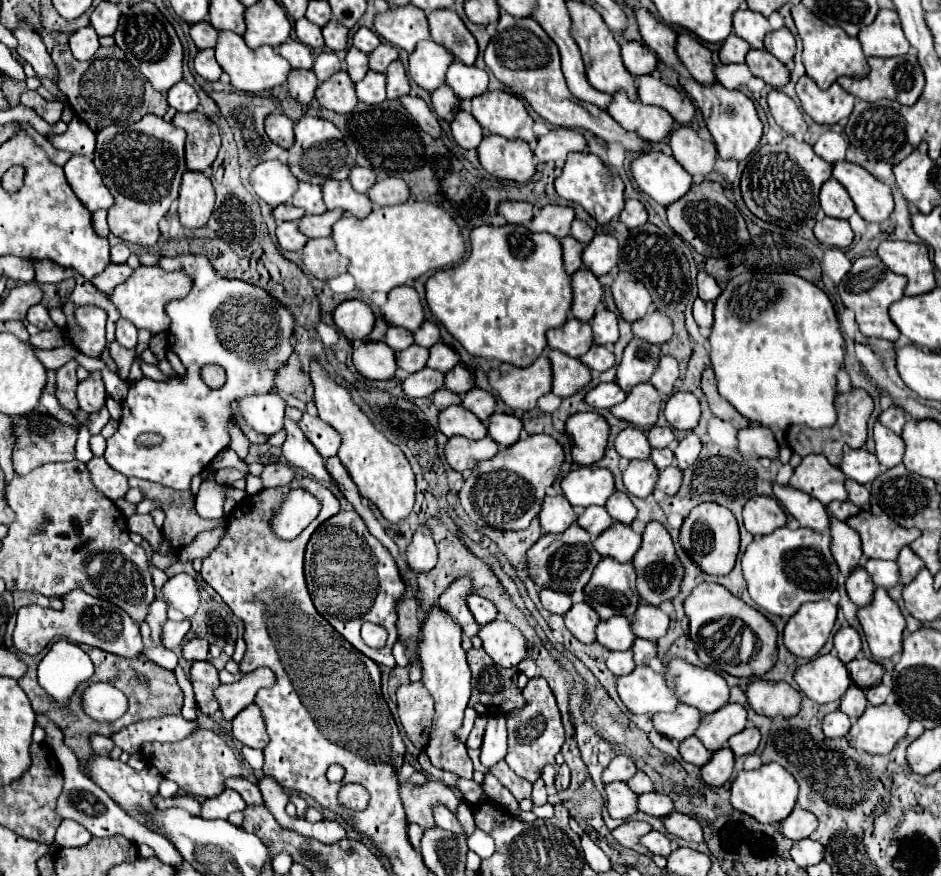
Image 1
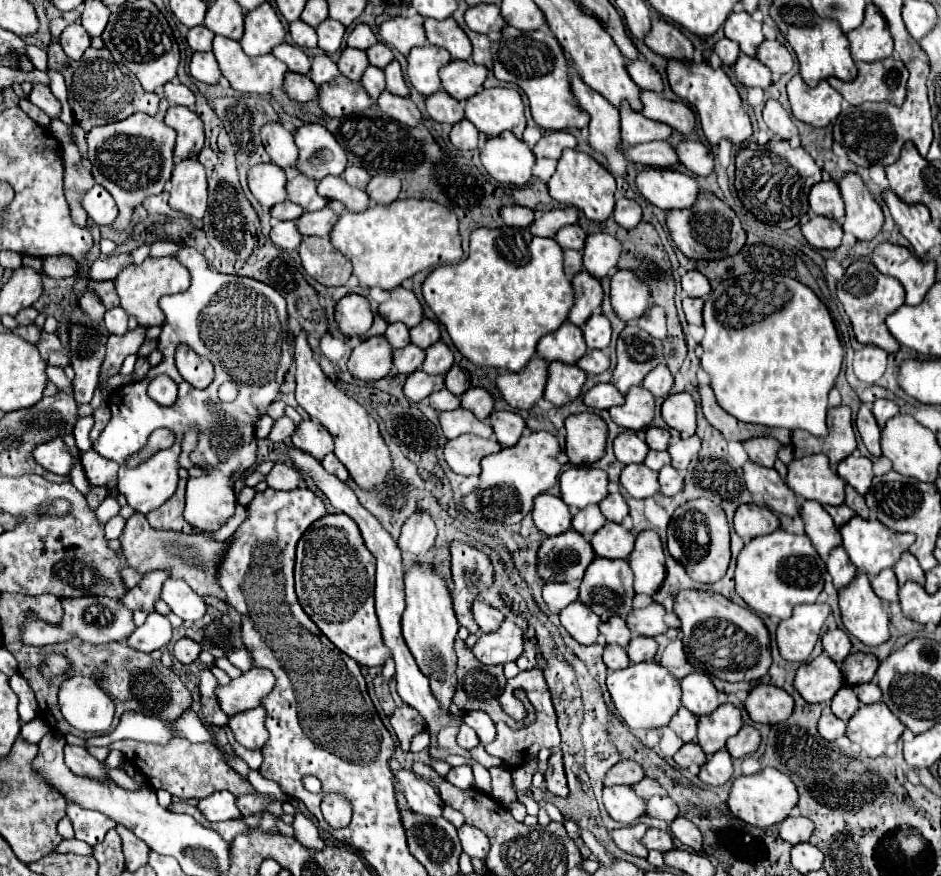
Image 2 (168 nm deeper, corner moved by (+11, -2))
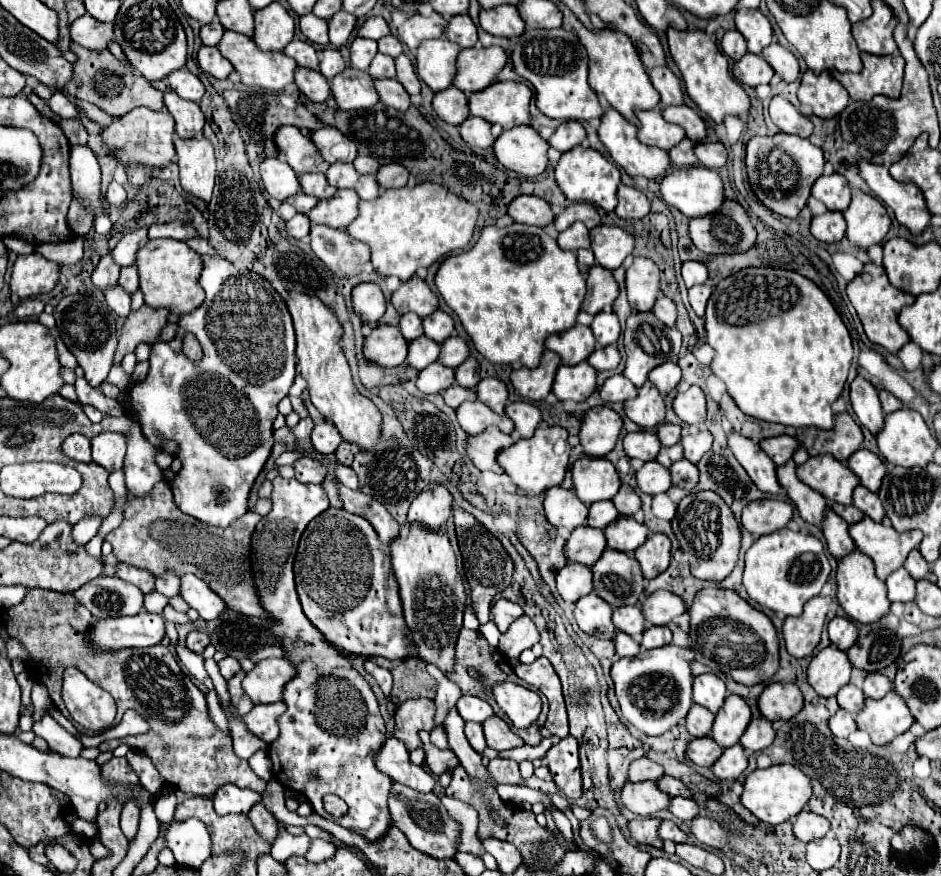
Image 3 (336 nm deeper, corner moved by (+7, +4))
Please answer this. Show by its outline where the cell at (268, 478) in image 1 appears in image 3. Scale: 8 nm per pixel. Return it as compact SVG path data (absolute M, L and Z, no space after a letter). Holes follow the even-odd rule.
M311 457L297 459L293 463L293 469L295 469L295 479L301 483L321 483L325 479L325 473L327 473L327 469Z

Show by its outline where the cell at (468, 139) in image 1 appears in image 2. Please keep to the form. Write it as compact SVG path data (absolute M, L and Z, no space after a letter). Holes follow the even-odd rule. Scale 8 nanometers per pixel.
M463 119L459 121L457 125L453 125L451 129L451 143L457 147L457 149L477 149L477 137L479 137L479 131L471 125L471 121Z

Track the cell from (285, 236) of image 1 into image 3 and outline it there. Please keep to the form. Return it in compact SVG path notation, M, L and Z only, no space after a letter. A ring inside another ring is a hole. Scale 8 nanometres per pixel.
M297 213L293 219L285 221L285 231L293 239L303 239L309 235L309 217Z

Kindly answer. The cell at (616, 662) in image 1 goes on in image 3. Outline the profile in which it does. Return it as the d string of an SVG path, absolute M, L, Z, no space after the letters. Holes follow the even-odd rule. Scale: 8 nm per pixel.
M621 631L615 635L613 643L615 643L615 653L619 657L635 657L639 653L639 645L629 635L625 635Z

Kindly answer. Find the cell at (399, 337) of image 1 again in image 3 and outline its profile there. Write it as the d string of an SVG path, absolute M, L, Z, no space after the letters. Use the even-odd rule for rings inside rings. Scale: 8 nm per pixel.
M405 313L401 315L401 323L399 323L399 331L403 335L405 341L413 341L423 333L423 325L421 319L415 313Z

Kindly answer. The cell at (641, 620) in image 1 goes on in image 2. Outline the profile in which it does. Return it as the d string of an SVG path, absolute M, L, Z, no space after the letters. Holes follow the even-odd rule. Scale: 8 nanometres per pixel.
M651 603L643 609L633 609L627 617L627 625L633 635L643 637L657 637L659 633L667 631L667 625L663 621L665 609L659 603Z

